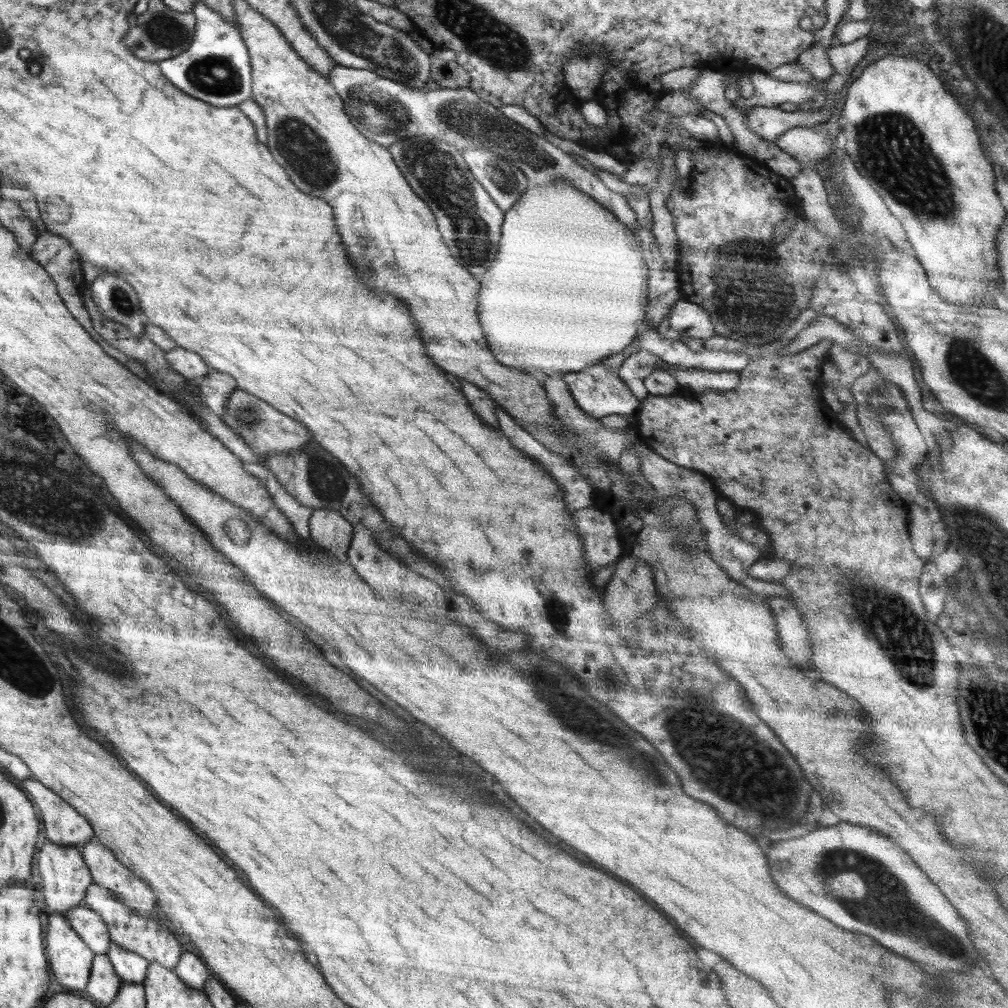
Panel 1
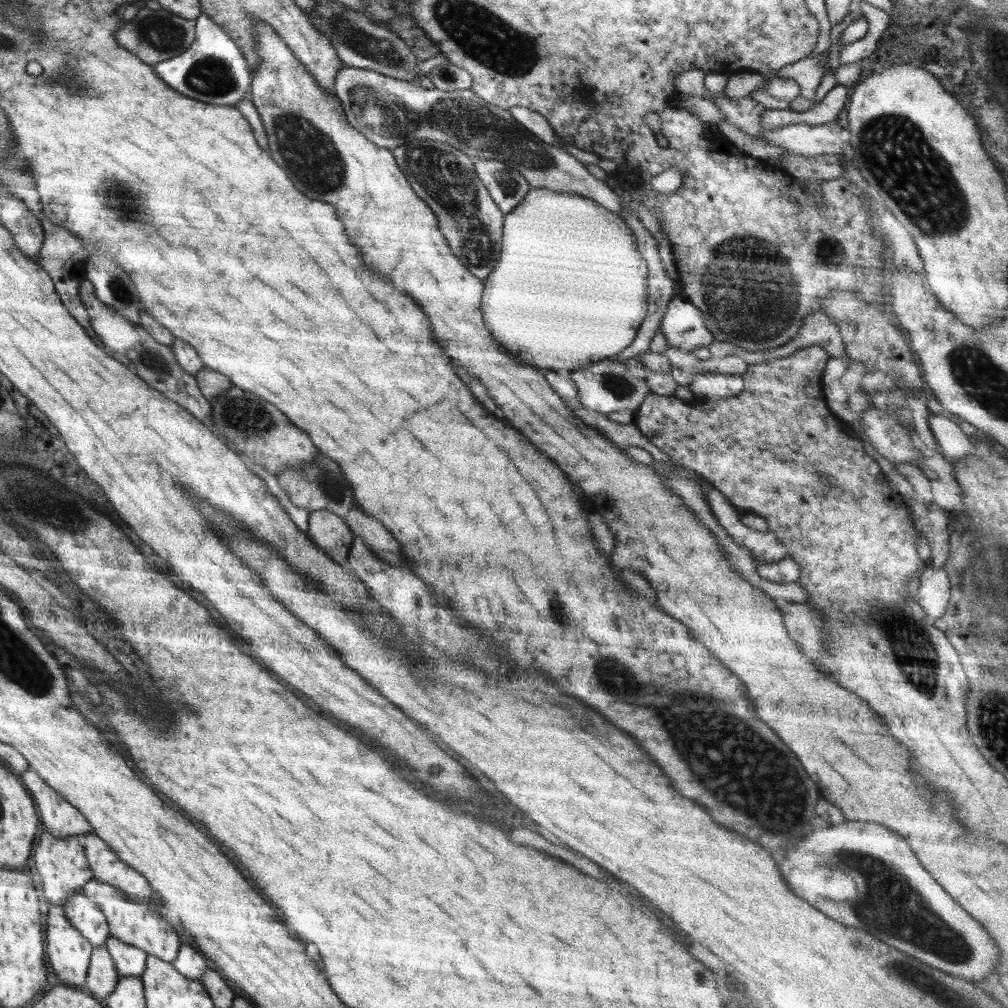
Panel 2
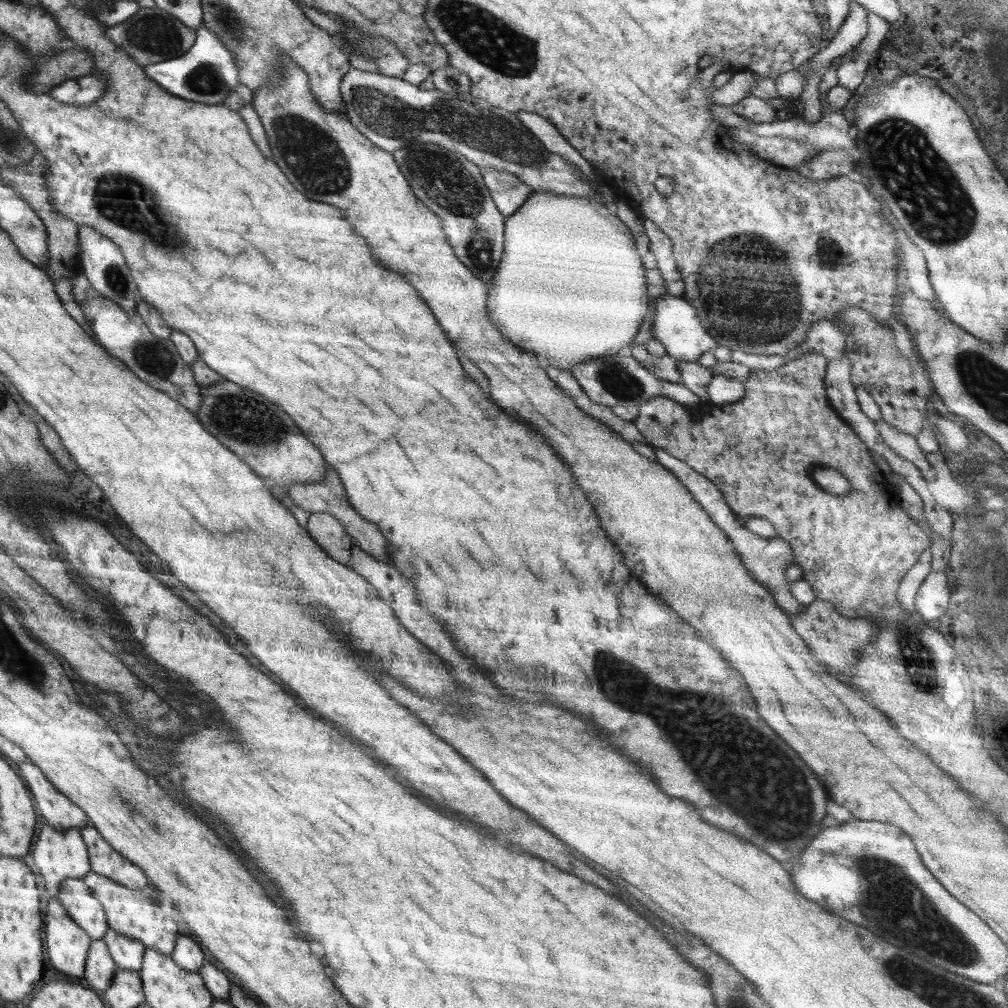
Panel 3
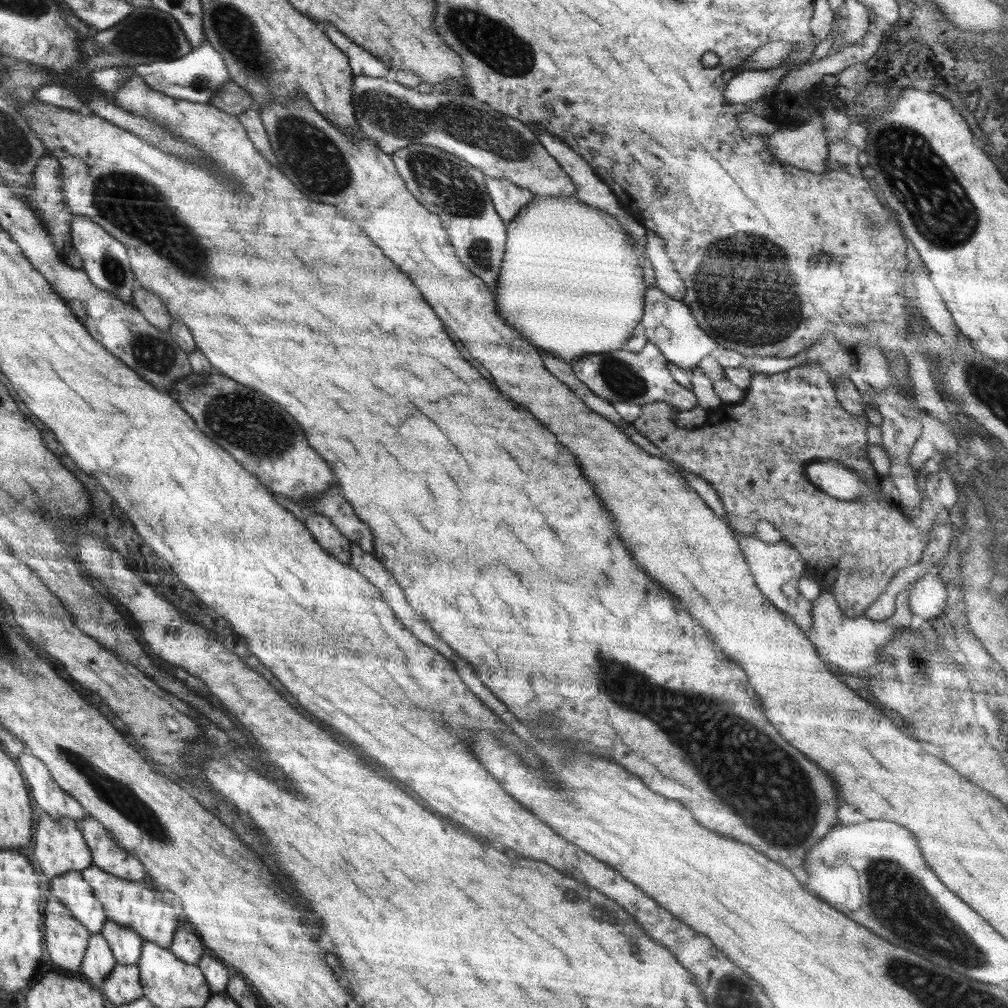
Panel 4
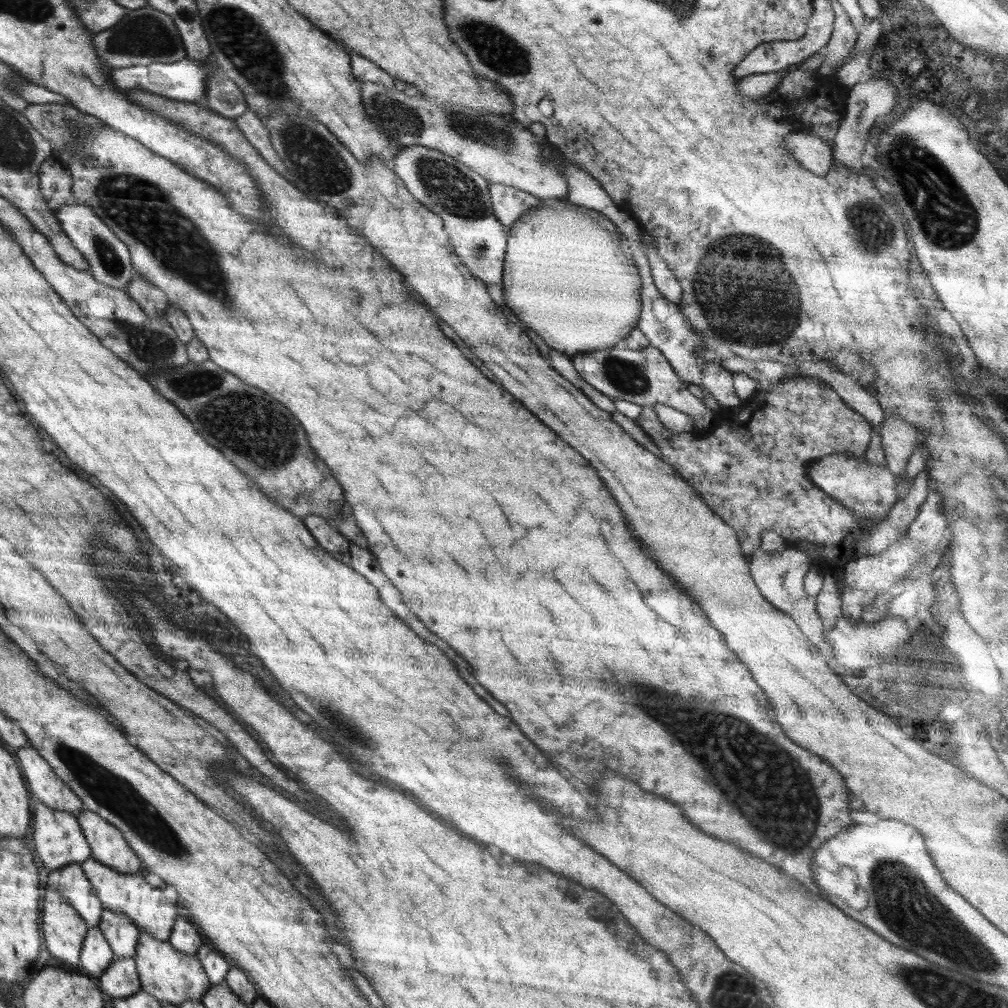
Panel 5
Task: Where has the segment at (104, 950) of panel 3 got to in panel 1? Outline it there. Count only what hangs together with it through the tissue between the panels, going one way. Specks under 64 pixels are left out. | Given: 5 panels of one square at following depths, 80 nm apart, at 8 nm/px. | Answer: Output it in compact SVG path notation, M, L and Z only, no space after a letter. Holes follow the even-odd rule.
M95 953L91 968L91 978L87 984L90 998L107 1007L117 997L122 980L115 973L107 953Z

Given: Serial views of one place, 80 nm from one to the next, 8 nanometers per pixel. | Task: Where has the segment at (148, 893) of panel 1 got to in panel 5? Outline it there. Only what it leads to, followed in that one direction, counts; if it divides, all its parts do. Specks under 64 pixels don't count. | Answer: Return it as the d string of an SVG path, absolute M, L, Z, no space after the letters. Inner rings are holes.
M82 808L78 812L84 837L91 845L91 856L121 873L138 873L143 868L142 858L109 821L95 812Z

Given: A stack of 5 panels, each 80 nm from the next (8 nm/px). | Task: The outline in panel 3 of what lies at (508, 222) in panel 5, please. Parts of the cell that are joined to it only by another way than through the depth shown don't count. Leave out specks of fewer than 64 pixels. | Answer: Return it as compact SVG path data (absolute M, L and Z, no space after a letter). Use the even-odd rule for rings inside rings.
M482 168L481 173L496 208L505 218L512 216L534 193L533 188L515 174L495 168Z

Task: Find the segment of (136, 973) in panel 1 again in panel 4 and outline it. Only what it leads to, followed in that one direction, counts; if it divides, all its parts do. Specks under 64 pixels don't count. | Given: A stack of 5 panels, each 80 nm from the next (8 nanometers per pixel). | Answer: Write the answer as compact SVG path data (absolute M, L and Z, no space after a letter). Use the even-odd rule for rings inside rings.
M108 918L100 933L107 940L117 964L137 966L137 960L140 958L144 942L137 932Z

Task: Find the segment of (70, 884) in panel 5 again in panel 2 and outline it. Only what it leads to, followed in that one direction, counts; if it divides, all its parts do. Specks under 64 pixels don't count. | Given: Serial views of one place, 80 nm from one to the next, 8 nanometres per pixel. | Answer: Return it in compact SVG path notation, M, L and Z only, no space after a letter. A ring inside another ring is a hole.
M76 891L76 896L70 896L68 902L62 906L68 920L89 941L92 946L102 946L110 936L109 926L104 913L90 900L84 896L84 891Z

